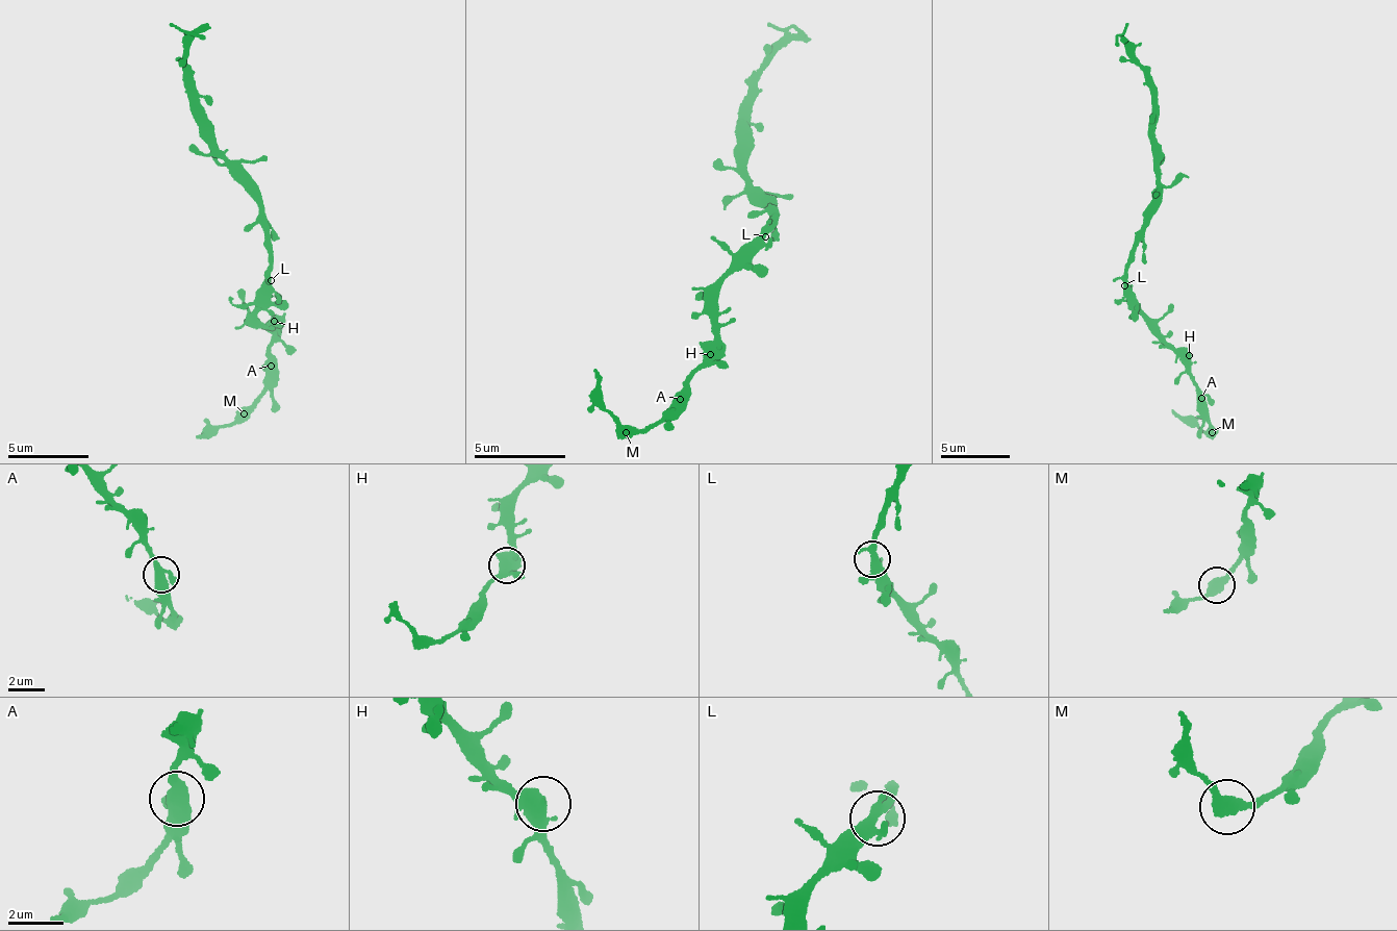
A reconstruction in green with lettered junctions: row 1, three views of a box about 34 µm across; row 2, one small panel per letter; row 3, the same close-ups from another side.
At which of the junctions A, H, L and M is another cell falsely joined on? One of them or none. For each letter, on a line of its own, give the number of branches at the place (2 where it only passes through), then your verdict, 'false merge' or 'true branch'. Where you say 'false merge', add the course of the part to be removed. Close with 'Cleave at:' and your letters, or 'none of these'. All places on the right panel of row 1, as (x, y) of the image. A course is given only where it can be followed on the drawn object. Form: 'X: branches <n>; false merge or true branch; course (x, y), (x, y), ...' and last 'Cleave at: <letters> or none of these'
A: branches 3; true branch
H: branches 2; true branch
L: branches 3; true branch
M: branches 2; false merge; course (1212, 433), (1171, 408)
Cleave at: M

